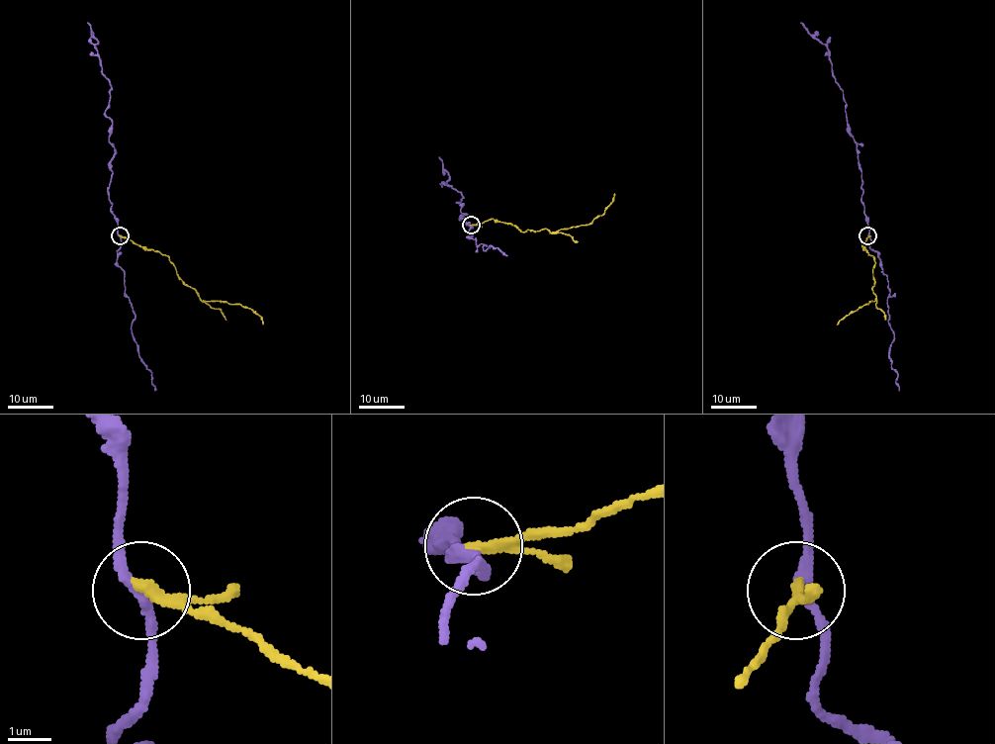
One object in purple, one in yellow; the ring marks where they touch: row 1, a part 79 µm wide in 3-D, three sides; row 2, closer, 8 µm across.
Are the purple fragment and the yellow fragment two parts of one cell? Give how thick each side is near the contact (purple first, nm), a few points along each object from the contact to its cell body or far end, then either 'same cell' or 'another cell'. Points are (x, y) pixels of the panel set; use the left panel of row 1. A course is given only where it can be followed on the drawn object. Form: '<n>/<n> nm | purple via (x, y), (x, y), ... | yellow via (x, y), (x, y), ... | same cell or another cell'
220/190 nm | purple via (120, 235), (108, 195), (115, 152), (109, 141), (112, 121), (105, 113), (110, 83), (87, 23) | yellow via (120, 235), (165, 254), (178, 278), (200, 299), (249, 308), (260, 318), (263, 325) | another cell

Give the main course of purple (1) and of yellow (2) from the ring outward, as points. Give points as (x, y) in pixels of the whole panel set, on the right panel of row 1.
1: (868, 235), (859, 160), (846, 113), (843, 91), (832, 72), (827, 46), (800, 23)
2: (868, 235), (862, 246), (873, 258), (871, 290), (876, 299), (851, 311), (836, 325)

